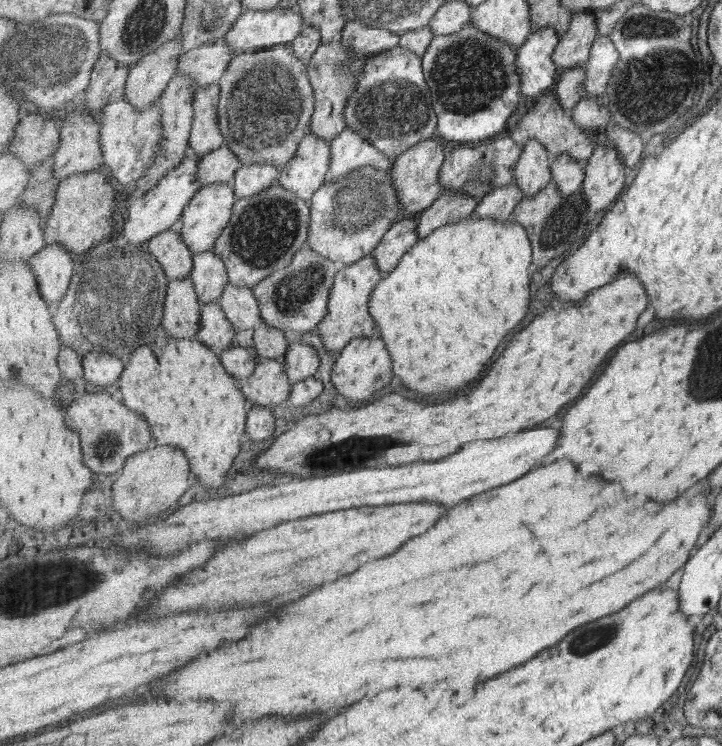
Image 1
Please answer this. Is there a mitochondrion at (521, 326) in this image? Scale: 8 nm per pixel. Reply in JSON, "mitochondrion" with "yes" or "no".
{"mitochondrion":"no"}

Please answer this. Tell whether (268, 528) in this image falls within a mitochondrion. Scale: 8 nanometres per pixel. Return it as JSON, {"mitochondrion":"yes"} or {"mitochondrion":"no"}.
{"mitochondrion":"no"}

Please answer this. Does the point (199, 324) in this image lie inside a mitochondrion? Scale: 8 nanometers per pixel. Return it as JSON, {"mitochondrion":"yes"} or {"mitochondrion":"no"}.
{"mitochondrion":"no"}

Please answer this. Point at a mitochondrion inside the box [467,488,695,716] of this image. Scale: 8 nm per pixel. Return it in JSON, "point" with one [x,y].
{"point":[594,639]}

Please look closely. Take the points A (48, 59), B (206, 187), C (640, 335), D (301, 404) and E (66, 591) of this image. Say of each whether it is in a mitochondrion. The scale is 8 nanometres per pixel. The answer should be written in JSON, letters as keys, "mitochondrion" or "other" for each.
{"A":"mitochondrion","B":"other","C":"other","D":"other","E":"mitochondrion"}

